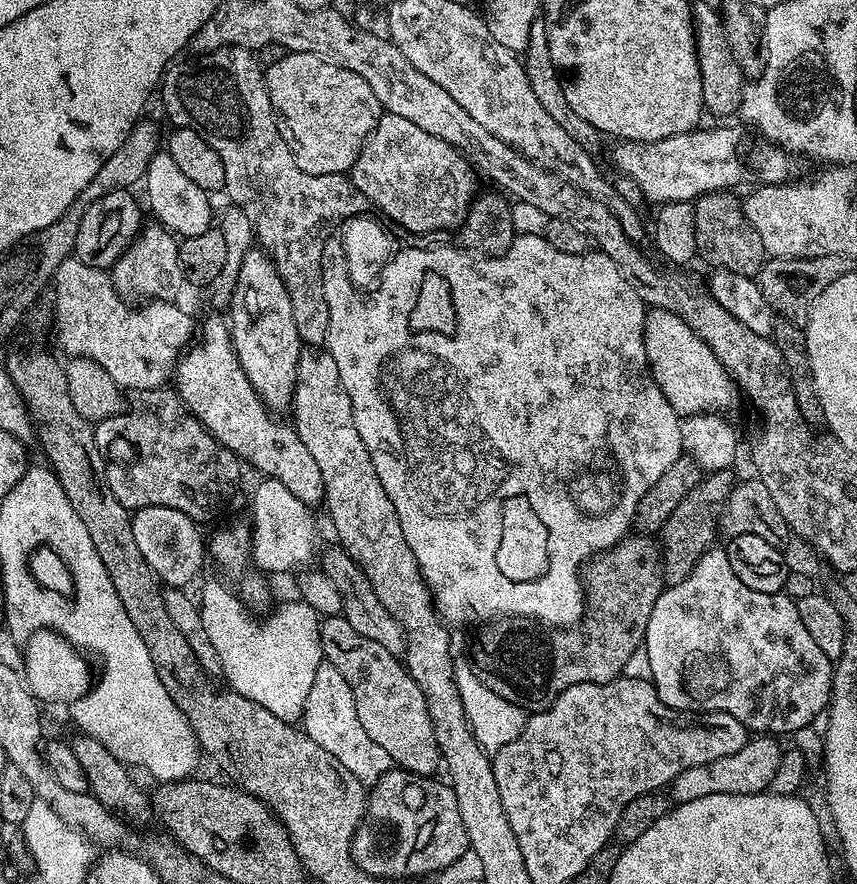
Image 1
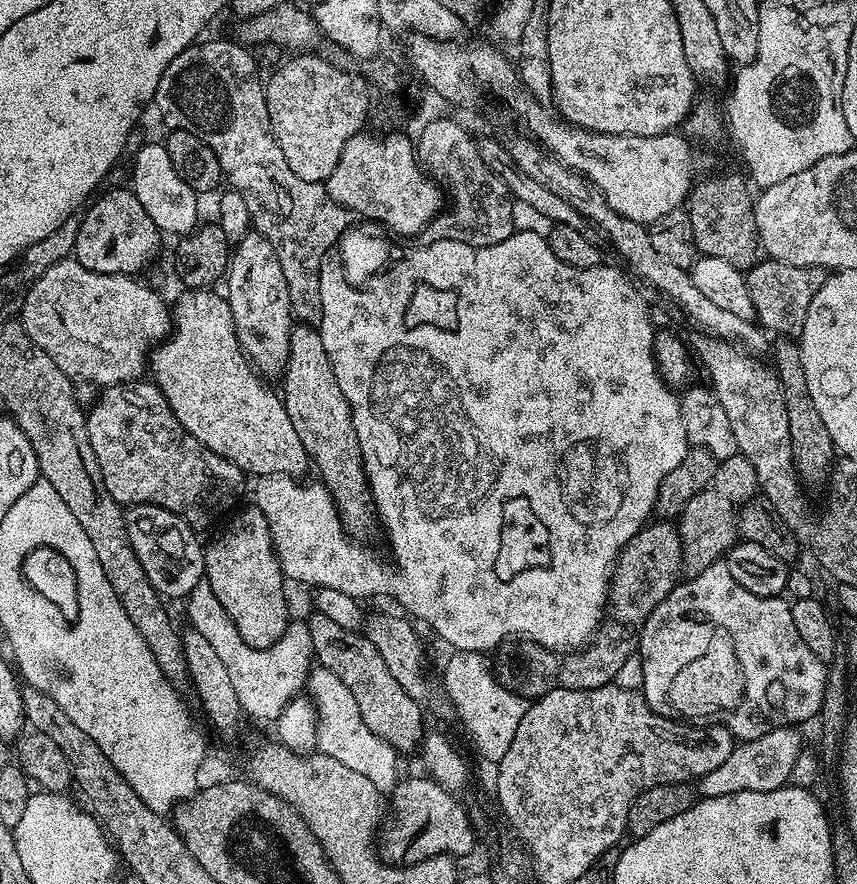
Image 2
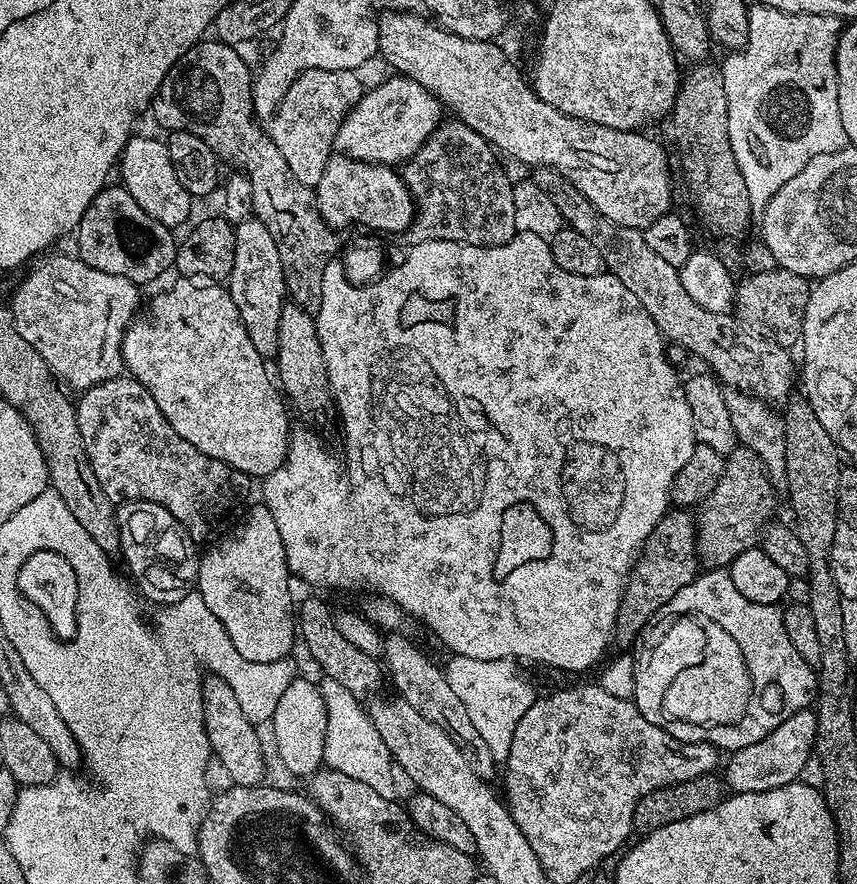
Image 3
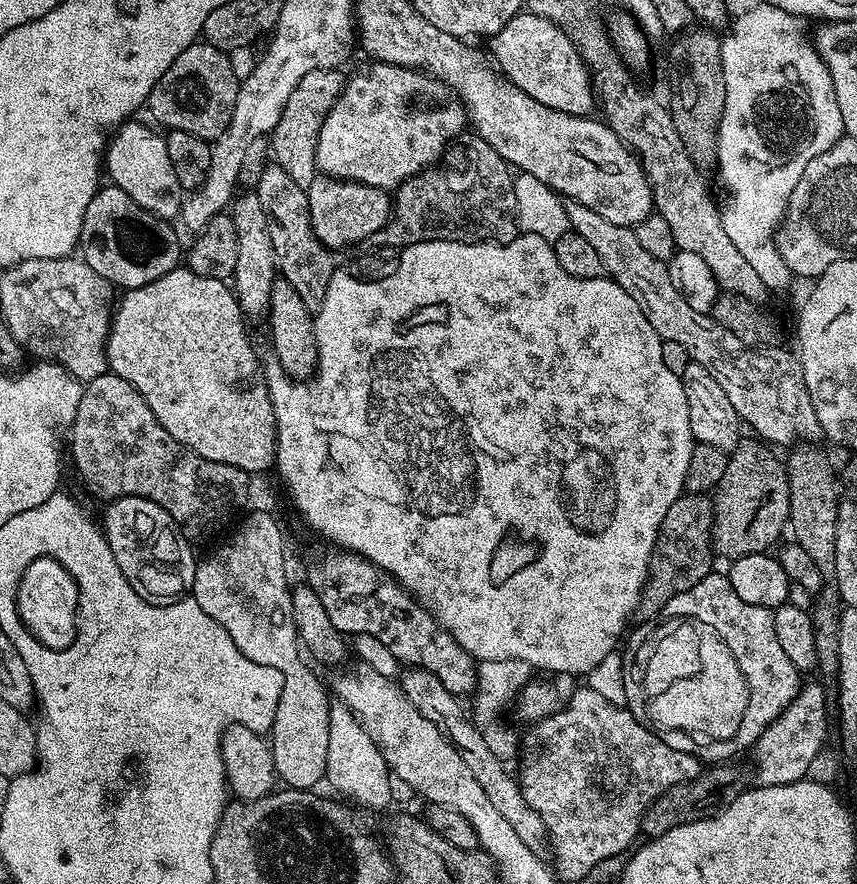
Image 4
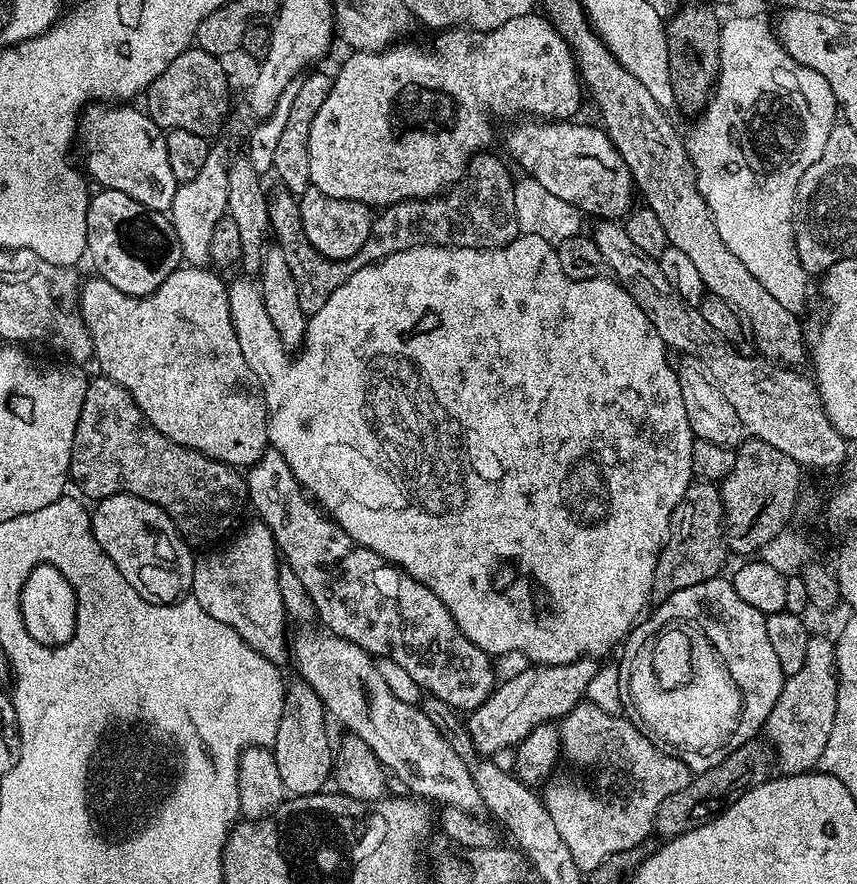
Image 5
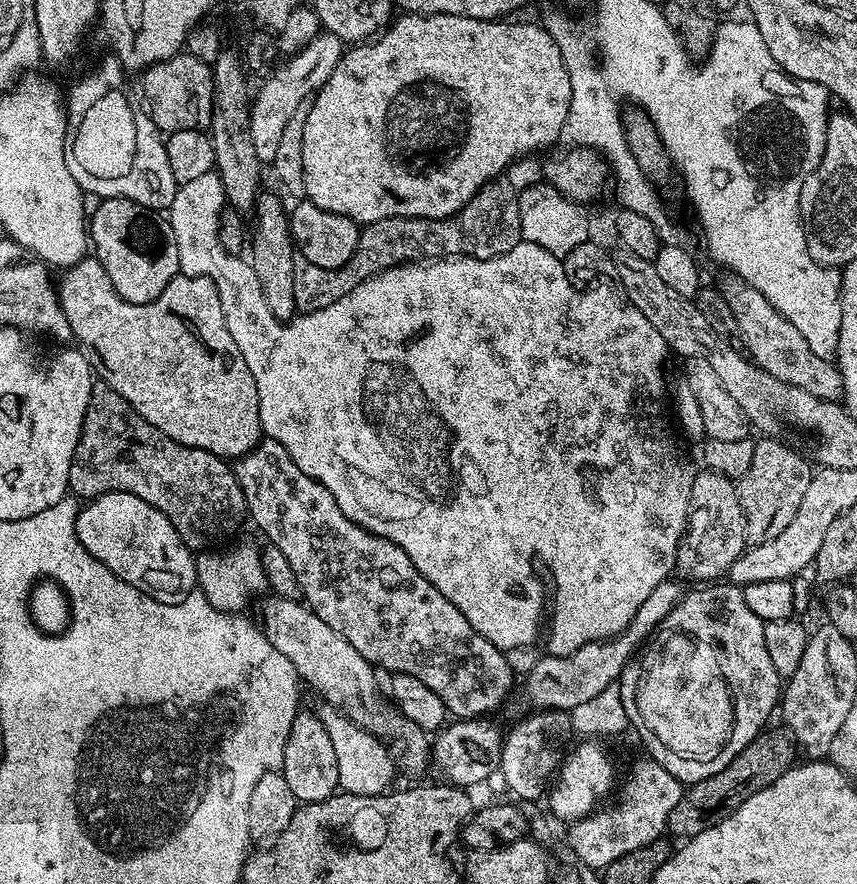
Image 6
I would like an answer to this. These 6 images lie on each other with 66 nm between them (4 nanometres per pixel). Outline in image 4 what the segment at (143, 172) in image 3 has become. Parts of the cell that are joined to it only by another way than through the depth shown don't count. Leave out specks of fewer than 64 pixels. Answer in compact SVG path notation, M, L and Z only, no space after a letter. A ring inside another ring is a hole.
M125 122L111 133L106 144L102 161L108 176L115 187L126 190L138 206L150 210L156 216L172 222L180 215L186 192L181 188L178 178L174 175L174 166L170 166L170 154L166 150L166 139L163 135L151 136L144 124Z

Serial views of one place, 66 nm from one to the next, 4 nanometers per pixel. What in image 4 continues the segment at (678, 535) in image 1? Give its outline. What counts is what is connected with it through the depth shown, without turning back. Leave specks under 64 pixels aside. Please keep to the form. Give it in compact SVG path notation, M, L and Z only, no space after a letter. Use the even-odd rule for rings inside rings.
M741 439L740 445L728 453L726 474L722 474L722 482L714 489L712 546L717 557L728 556L729 561L746 554L768 552L771 544L781 539L780 531L783 528L785 531L790 514L790 482L785 461L781 457L779 460L767 443L752 439Z

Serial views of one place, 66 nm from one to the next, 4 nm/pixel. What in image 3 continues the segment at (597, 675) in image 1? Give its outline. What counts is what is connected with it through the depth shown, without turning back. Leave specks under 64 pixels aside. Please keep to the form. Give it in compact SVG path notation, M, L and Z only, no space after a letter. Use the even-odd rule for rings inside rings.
M669 510L658 522L658 526L654 526L654 530L650 534L650 538L646 538L644 545L640 547L640 554L636 557L635 564L632 565L632 573L628 576L628 582L624 586L624 596L620 599L620 613L616 619L616 631L614 633L615 643L627 644L627 646L632 646L636 643L637 636L643 631L647 623L654 618L660 607L666 606L666 602L670 602L670 598L674 598L674 594L678 594L678 590L682 590L682 586L690 586L690 582L695 580L698 573L701 571L702 565L700 560L696 556L696 522L693 513L688 510Z

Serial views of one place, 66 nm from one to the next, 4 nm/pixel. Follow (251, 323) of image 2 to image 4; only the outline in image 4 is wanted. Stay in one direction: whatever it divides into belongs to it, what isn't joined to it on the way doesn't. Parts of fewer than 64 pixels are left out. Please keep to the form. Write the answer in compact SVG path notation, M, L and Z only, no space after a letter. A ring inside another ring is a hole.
M252 190L241 191L232 200L230 215L234 222L234 230L238 230L238 266L232 275L236 300L240 303L245 317L263 317L270 306L270 290L274 290L274 282L278 278L274 238L270 238L268 215L264 204Z

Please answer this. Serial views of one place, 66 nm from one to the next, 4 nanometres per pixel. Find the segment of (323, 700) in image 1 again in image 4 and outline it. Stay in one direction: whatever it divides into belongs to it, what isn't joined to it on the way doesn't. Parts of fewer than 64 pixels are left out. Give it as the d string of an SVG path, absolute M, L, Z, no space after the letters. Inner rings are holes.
M344 704L331 705L329 714L328 754L325 781L342 793L372 807L382 808L392 800L391 769L378 744Z

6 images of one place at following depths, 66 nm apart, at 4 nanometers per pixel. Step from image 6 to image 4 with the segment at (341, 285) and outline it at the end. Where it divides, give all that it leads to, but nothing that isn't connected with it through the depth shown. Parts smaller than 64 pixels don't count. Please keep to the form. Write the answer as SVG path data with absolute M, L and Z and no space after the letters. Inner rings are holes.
M479 134L468 135L461 135L449 147L435 170L411 176L395 189L392 217L382 230L373 234L371 243L399 250L431 240L479 244L507 242L518 235L510 166ZM275 164L265 167L254 191L268 215L270 238L274 238L279 275L288 280L294 290L298 290L302 302L306 302L306 306L315 314L322 306L326 286L330 286L330 278L338 271L338 264L332 257L335 255L330 254L329 249L323 247L314 234L312 219L308 213L308 193Z

